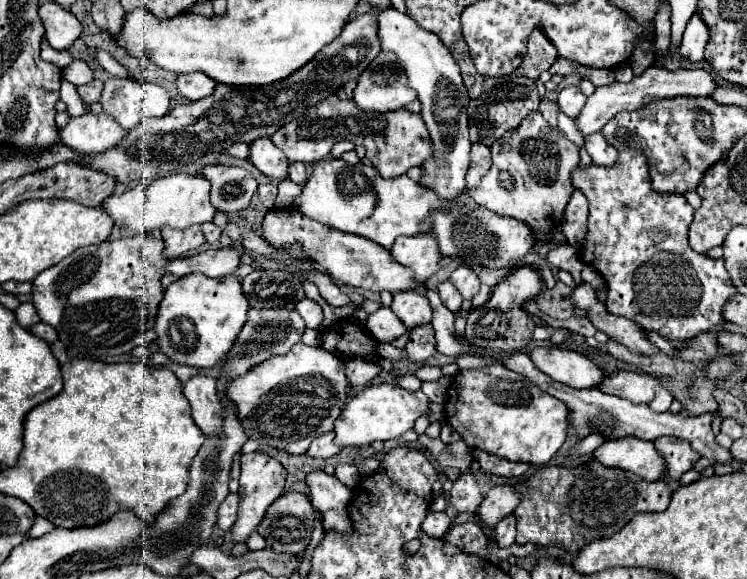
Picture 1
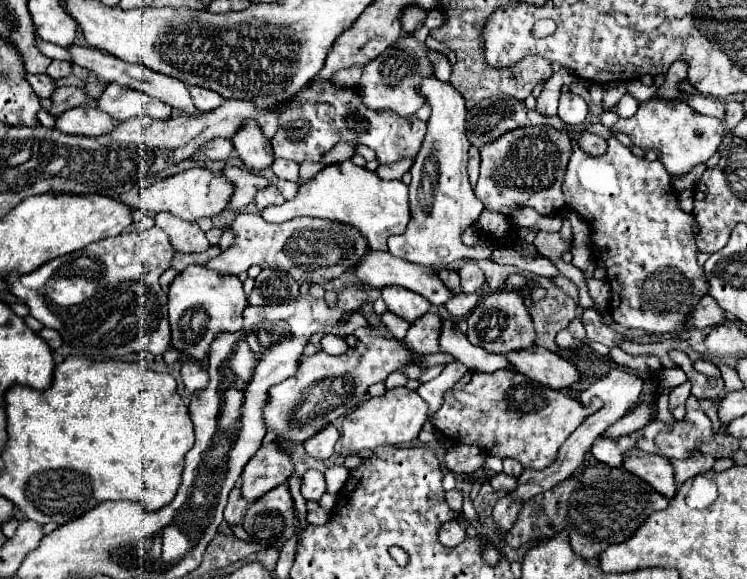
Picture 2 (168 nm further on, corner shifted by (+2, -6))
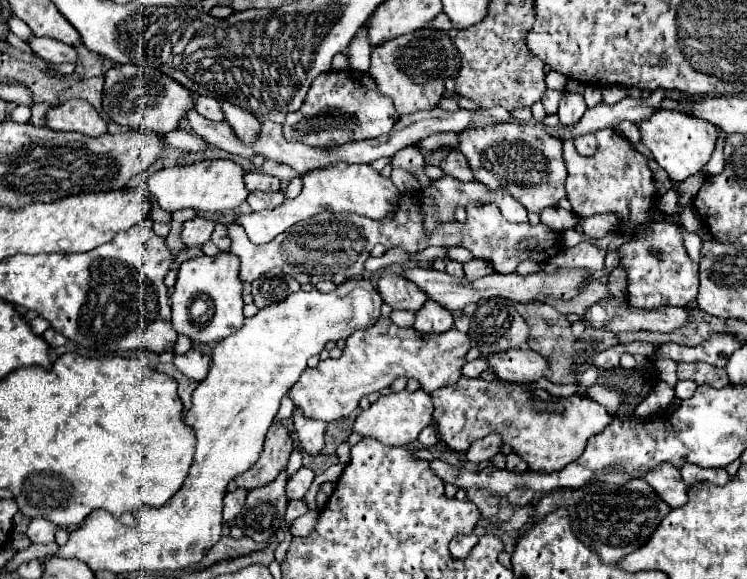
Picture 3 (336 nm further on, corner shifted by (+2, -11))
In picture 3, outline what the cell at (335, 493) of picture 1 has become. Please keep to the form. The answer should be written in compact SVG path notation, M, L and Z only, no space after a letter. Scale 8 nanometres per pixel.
M300 467L292 477L288 477L288 483L286 483L288 499L302 499L312 479L314 479L314 471L308 467Z

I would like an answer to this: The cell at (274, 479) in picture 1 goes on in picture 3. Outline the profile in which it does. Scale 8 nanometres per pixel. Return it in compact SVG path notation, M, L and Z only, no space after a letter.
M274 423L266 435L266 445L258 463L242 475L238 475L234 479L236 485L244 489L254 489L270 483L278 475L278 471L286 467L292 447L294 441L290 437L290 429L284 423Z

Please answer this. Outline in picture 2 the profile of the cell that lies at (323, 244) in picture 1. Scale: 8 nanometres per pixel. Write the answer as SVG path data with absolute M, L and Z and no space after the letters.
M370 250L370 254L362 256L362 258L356 262L356 266L354 266L354 276L356 276L362 284L366 284L366 286L370 286L370 288L378 288L378 290L382 290L382 288L386 288L386 286L402 286L402 288L406 288L406 290L412 290L412 292L424 296L424 298L426 298L430 304L434 304L434 306L442 306L442 304L446 304L446 302L452 298L450 290L446 290L446 286L442 286L442 282L440 282L440 278L438 278L436 270L426 270L426 266L414 266L412 262L406 262L406 260L402 260L402 258L394 258L390 252Z

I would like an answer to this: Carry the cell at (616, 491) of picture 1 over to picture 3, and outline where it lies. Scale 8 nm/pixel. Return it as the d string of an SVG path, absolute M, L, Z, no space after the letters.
M632 479L626 485L608 485L608 483L590 483L580 491L552 491L536 505L534 521L542 519L550 511L566 507L572 521L574 535L590 549L596 549L604 563L618 563L628 553L642 547L650 535L656 531L660 521L672 511L654 489L644 479Z

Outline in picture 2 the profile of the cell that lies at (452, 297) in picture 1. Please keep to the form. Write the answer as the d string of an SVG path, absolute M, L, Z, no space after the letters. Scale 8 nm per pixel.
M442 268L442 270L438 272L438 276L440 276L442 284L444 284L444 286L448 286L448 288L452 290L452 294L454 294L454 296L462 292L462 290L460 290L460 278L458 278L458 272L448 270L448 268Z

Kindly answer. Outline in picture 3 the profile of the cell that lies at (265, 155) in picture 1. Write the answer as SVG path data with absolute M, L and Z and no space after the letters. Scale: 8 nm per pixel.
M226 101L222 103L222 111L226 115L226 121L238 135L238 139L242 139L244 143L254 143L254 139L258 139L260 121L254 115L250 115L248 111L242 111L240 107L226 103Z

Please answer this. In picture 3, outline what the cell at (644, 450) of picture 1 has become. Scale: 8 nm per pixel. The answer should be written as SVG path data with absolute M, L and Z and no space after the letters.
M658 467L658 471L650 471L650 475L644 475L644 479L658 493L658 497L672 509L686 505L688 485L682 481L678 467Z

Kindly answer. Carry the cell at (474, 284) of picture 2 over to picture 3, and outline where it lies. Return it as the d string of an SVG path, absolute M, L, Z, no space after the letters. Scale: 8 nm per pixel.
M470 259L464 263L464 273L466 273L466 279L474 281L474 279L480 279L480 277L486 277L490 273L494 273L494 267L490 267L490 263L486 263L484 259Z

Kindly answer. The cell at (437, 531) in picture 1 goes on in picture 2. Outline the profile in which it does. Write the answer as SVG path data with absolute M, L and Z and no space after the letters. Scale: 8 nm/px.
M450 520L450 522L442 524L440 530L438 530L438 540L444 546L458 546L460 542L464 542L464 538L466 538L466 530L456 520Z

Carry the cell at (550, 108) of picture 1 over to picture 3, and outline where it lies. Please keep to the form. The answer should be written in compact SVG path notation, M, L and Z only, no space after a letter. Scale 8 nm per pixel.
M546 89L546 93L542 95L542 105L544 105L544 109L546 109L546 113L548 113L548 115L552 115L552 113L556 113L556 111L558 111L560 97L562 97L562 93L560 93L560 91Z

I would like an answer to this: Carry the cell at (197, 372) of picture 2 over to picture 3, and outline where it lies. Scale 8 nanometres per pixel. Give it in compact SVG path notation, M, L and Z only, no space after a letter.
M194 345L186 353L182 353L182 355L174 355L174 365L186 377L190 377L194 381L202 381L208 375L210 357L206 355L206 351L202 347Z

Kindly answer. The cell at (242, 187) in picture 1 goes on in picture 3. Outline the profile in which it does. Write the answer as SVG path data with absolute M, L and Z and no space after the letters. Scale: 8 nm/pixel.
M258 171L246 173L246 187L248 191L280 191L280 179L272 175L264 175Z

